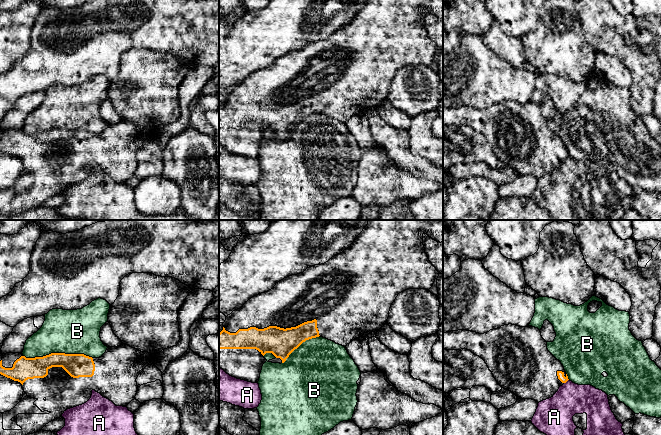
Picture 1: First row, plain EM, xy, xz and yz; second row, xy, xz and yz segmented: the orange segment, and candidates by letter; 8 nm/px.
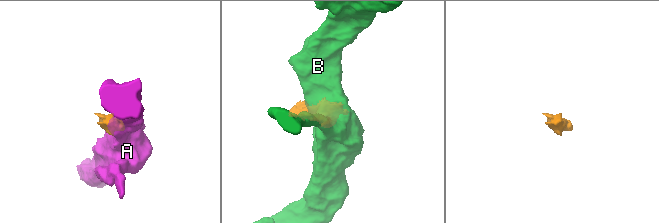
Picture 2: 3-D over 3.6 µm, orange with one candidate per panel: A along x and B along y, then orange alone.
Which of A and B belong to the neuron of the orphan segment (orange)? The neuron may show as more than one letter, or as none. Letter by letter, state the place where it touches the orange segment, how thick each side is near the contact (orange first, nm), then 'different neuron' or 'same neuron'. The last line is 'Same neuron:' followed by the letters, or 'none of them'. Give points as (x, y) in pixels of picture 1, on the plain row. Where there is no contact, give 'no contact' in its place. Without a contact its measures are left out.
A: yz (566, 157) | 60/260 nm | different neuron
B: xy (58, 129) | 190/360 nm | different neuron
Same neuron: none of them

